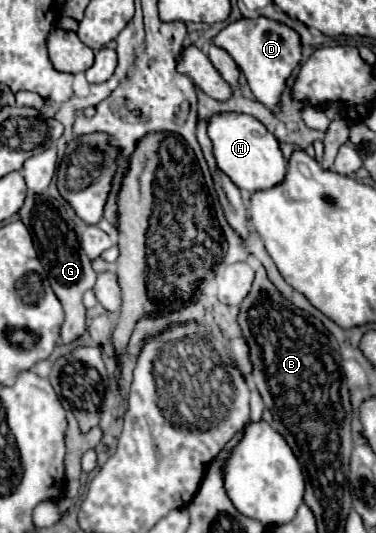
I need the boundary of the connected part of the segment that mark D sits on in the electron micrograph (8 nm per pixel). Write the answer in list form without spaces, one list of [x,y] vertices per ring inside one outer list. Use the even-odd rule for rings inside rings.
[[[259,16],[257,20],[241,18],[241,20],[229,24],[227,28],[223,28],[213,38],[213,44],[217,44],[219,48],[223,48],[231,54],[231,58],[237,62],[239,70],[245,74],[255,98],[263,106],[267,106],[271,112],[281,112],[279,102],[281,102],[281,94],[287,86],[287,78],[301,62],[299,34],[293,28],[289,28],[277,20],[265,18],[265,16]]]

